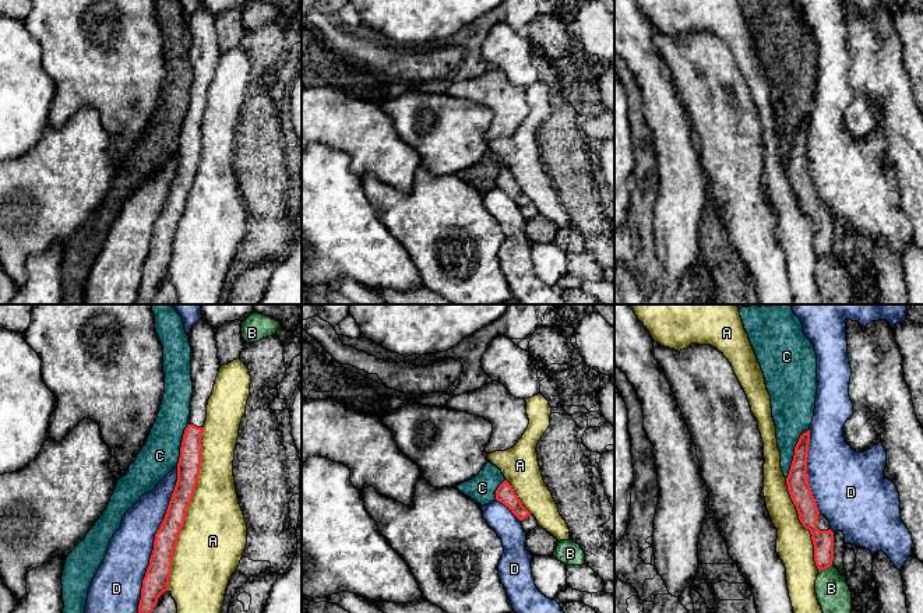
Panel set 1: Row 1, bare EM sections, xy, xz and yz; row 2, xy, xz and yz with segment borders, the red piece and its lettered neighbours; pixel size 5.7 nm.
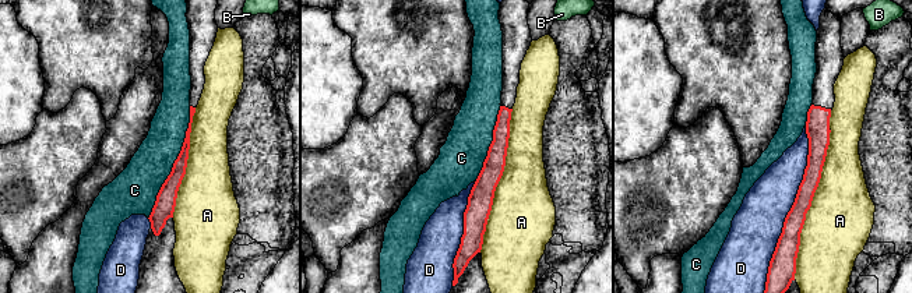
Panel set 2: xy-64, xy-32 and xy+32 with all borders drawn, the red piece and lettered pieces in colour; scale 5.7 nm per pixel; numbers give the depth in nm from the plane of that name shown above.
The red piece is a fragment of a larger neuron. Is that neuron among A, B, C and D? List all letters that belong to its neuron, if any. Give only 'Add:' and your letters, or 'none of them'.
Add: none of them

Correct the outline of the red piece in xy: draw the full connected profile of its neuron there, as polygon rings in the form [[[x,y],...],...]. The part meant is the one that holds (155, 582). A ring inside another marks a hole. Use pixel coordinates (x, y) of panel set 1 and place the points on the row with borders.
[[[202,317],[189,331],[193,381],[189,424],[180,447],[177,482],[165,518],[155,533],[149,566],[142,579],[138,613],[151,613],[158,598],[169,591],[173,552],[198,482],[207,405],[221,369],[215,331]]]

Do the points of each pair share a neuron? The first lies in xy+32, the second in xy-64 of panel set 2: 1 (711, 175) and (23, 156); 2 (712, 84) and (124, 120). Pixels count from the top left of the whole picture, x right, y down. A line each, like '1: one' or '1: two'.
1: one
2: two

